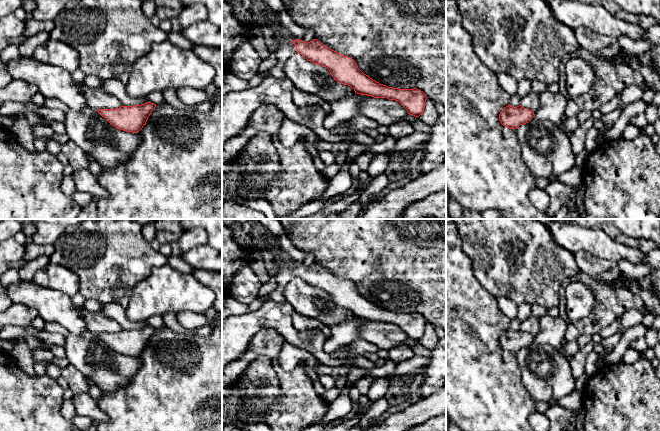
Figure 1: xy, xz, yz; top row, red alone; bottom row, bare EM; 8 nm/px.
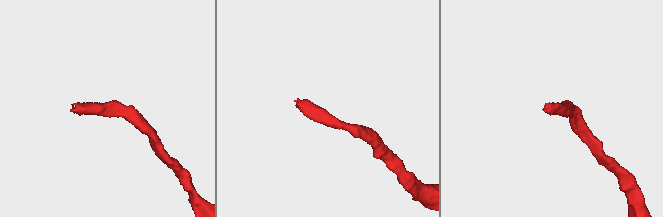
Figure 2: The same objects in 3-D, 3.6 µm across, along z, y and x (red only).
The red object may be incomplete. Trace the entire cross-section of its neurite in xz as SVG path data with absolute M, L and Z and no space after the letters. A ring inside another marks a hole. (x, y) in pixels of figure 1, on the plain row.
M280 246L274 248L277 274L277 288L269 295L268 299L276 302L285 302L285 285L294 277L299 277L308 285L326 291L334 304L350 310L355 317L374 322L387 322L399 326L408 338L419 341L423 338L427 320L417 312L399 313L388 311L373 304L364 298L356 286L348 280L340 278L317 263L310 266L291 261Z

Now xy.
M146 326L135 330L121 330L116 333L100 333L97 336L116 353L138 357L148 344L156 328Z

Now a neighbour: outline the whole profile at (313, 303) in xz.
M299 277L285 285L284 296L295 312L326 326L355 318L350 310L336 305L326 291L308 285Z

